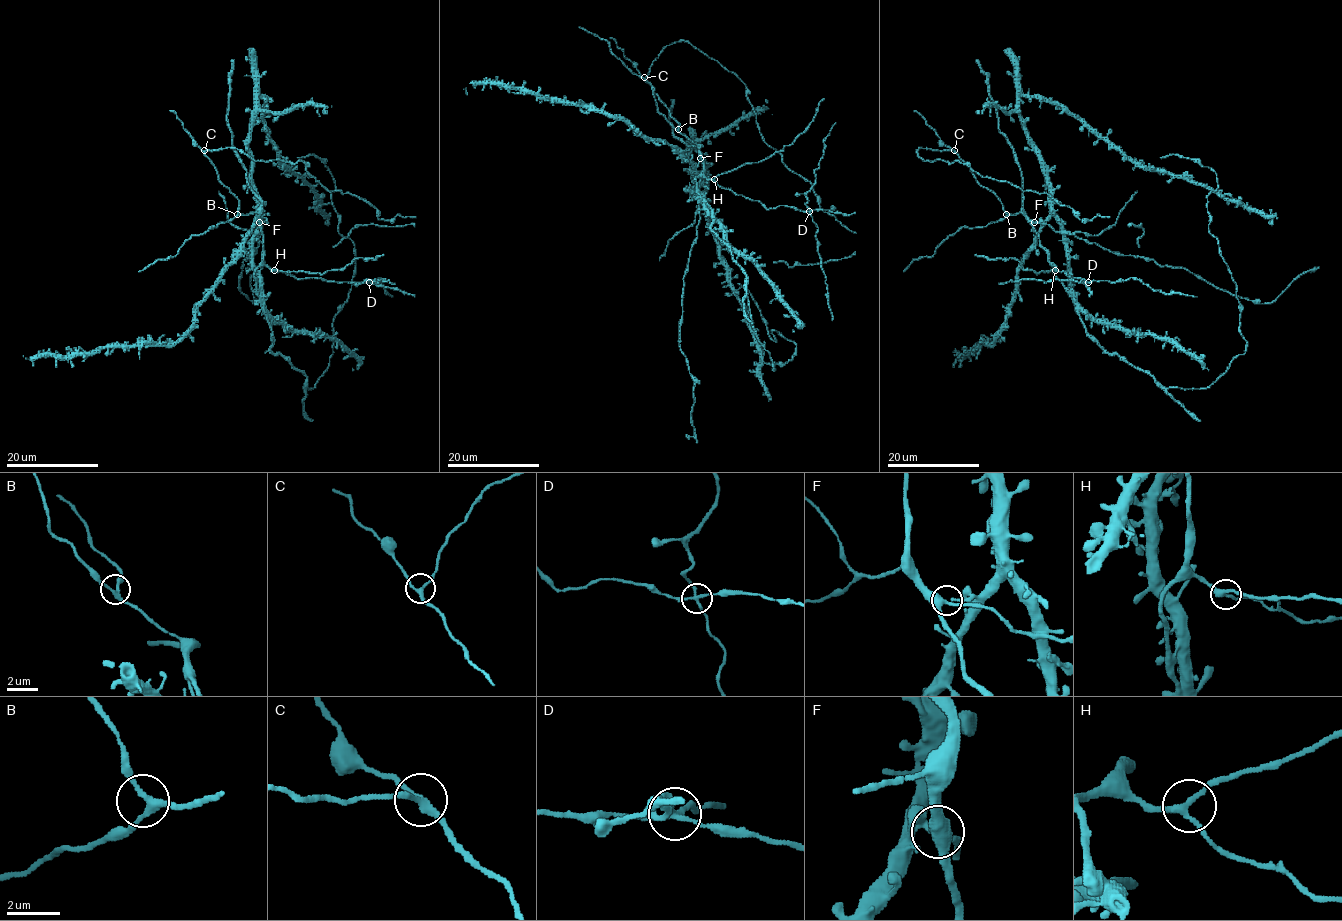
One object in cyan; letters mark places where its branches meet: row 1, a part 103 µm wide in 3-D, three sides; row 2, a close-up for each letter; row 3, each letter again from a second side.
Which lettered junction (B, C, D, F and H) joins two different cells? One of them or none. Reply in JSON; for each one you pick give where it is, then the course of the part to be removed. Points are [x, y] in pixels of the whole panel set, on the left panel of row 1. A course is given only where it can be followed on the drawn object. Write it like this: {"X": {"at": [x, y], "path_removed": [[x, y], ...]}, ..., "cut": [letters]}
{"D": {"at": [369, 282], "path_removed": [[368, 282], [378, 281], [375, 282], [379, 277], [391, 297]]}, "cut": ["D"]}

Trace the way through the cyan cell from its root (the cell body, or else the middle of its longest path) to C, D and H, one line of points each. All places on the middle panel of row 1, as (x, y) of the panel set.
C: (703, 161), (700, 146), (679, 130), (679, 123), (644, 77)
D: (703, 161), (703, 174), (708, 179), (737, 195), (758, 201), (767, 209), (787, 205), (809, 211)
H: (703, 161), (703, 174), (708, 179), (714, 179)

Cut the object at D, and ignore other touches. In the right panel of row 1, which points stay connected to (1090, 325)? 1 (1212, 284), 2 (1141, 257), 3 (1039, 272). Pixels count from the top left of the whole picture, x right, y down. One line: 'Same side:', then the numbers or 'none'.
Same side: 1, 2, 3

